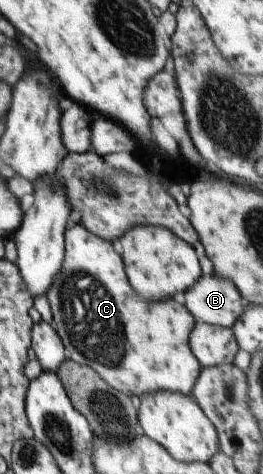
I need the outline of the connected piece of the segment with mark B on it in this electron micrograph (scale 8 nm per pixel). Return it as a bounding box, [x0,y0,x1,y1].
[184,274,242,329]

